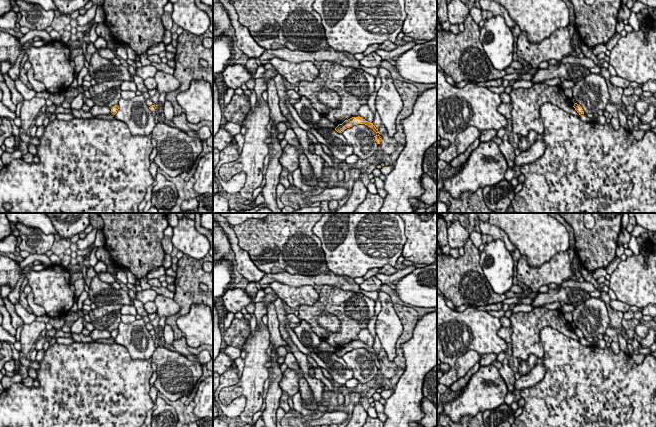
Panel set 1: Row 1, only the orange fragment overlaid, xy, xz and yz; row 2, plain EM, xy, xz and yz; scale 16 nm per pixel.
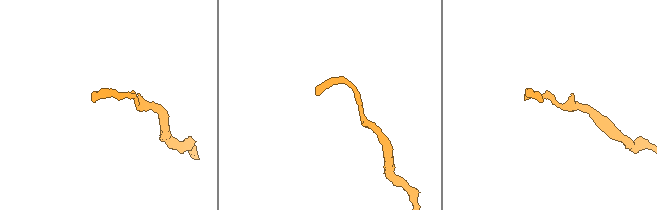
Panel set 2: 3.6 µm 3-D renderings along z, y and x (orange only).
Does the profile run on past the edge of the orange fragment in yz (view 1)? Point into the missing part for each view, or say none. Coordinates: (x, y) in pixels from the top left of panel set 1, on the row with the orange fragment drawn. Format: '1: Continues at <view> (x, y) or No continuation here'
1: No continuation here

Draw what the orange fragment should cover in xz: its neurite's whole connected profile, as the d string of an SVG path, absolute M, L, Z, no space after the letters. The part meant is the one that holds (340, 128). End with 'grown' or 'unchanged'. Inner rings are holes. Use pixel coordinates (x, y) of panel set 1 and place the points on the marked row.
M352 117L348 120L345 120L342 124L339 124L335 130L339 133L342 133L345 129L352 127L357 124L365 124L368 127L372 128L376 133L379 133L378 129L373 125L373 123L369 123L362 117Z; unchanged

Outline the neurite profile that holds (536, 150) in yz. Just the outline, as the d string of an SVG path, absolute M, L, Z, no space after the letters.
M543 139L537 140L527 151L522 151L515 157L514 167L523 166L534 162L540 158L546 150L546 144Z

